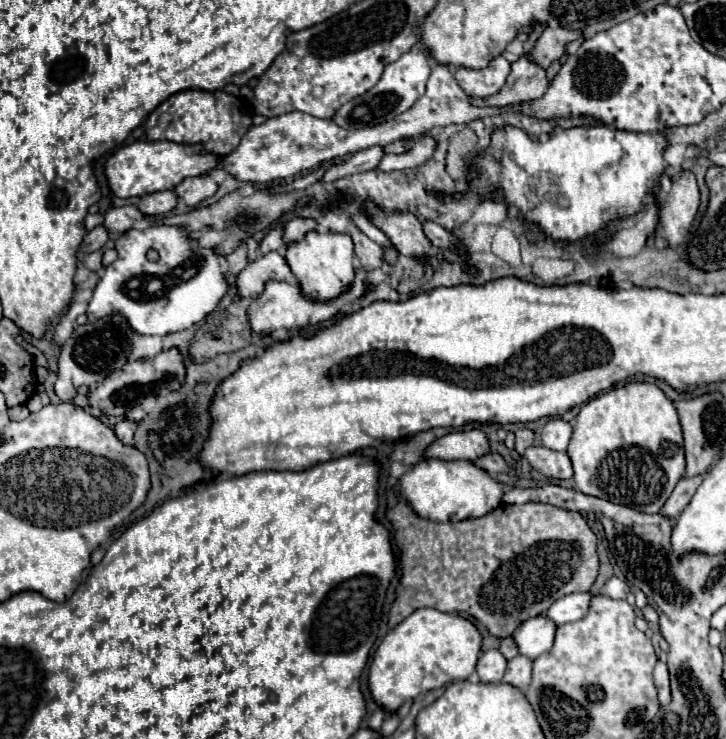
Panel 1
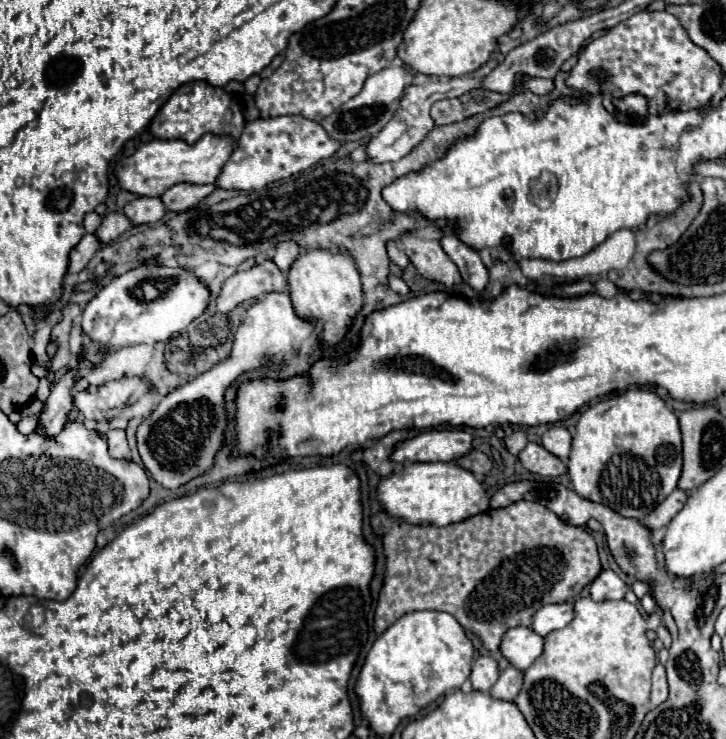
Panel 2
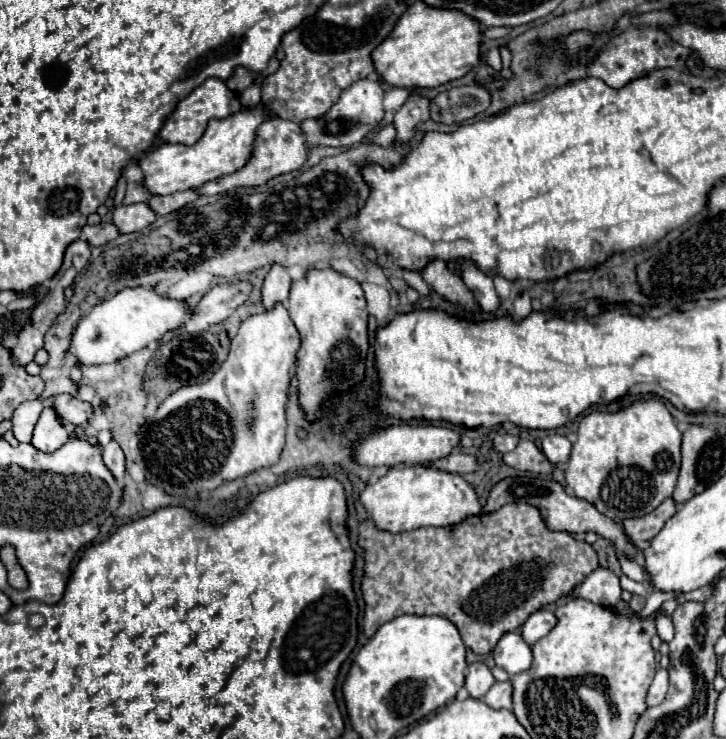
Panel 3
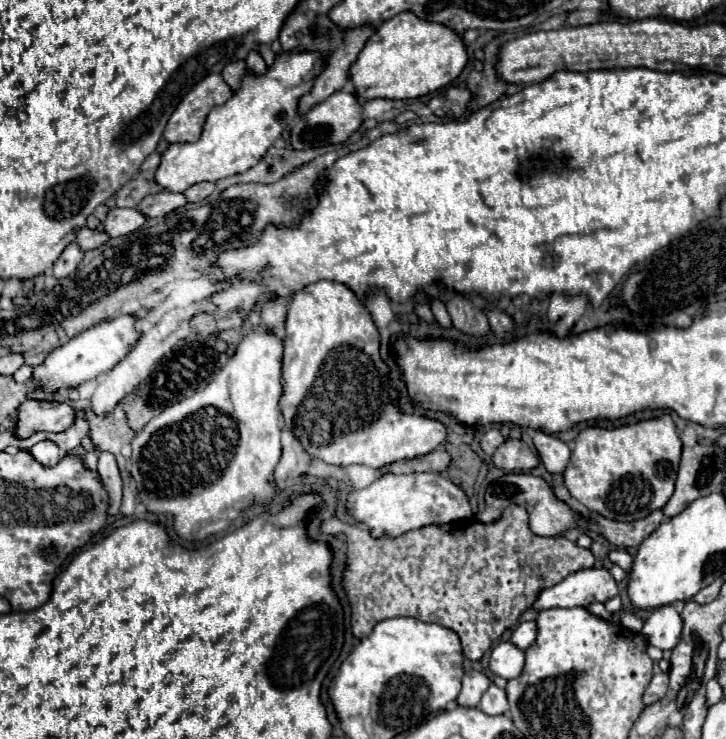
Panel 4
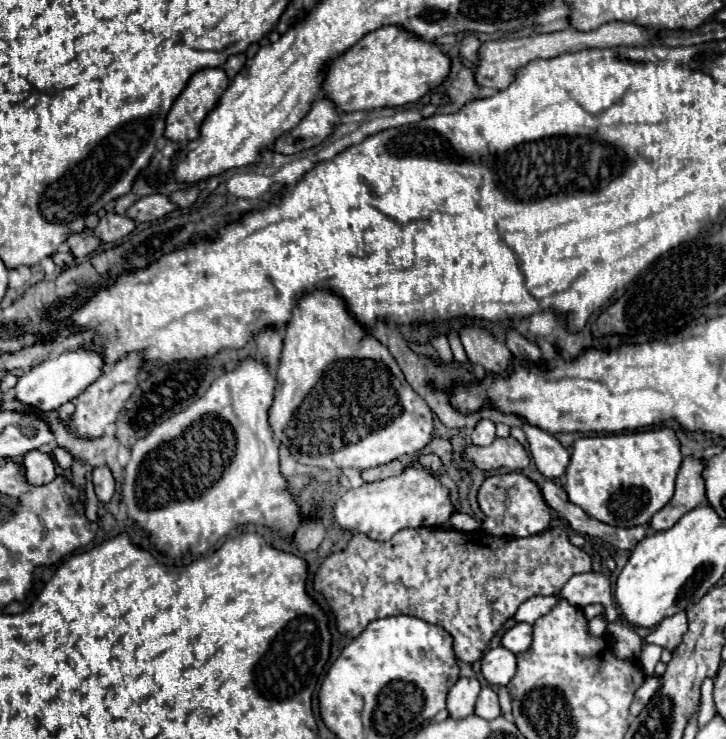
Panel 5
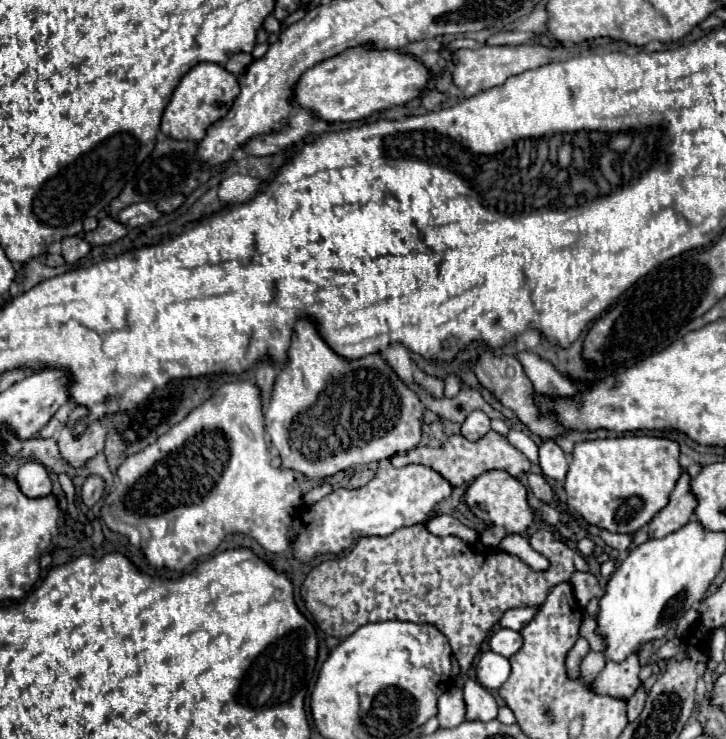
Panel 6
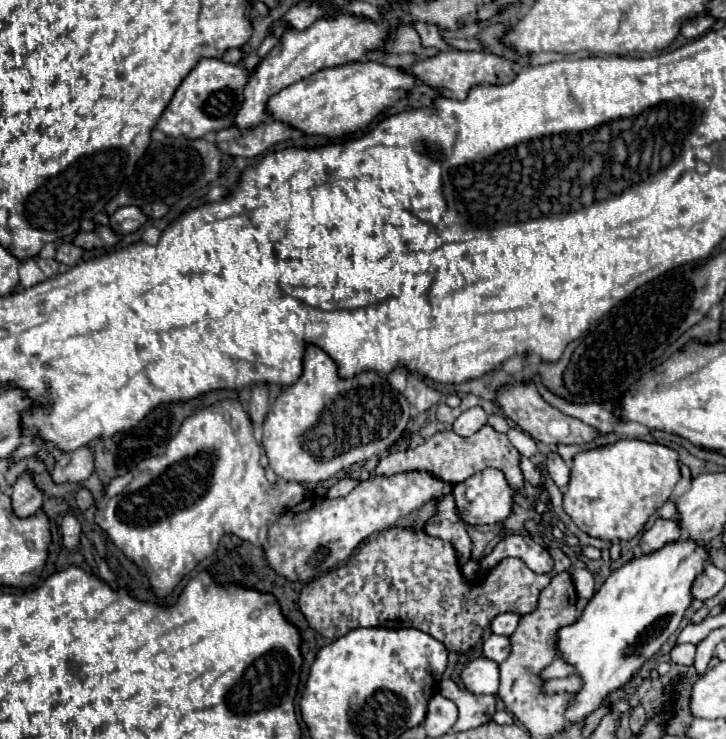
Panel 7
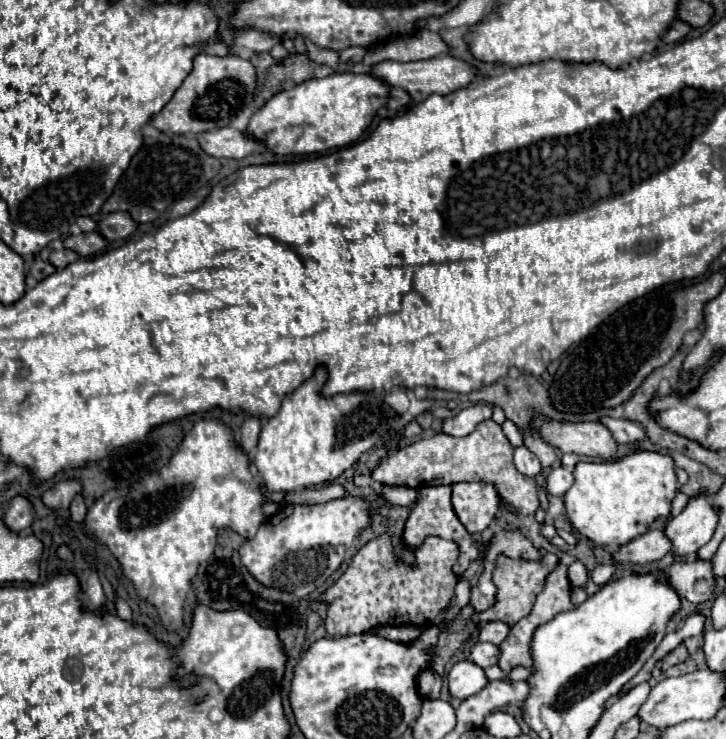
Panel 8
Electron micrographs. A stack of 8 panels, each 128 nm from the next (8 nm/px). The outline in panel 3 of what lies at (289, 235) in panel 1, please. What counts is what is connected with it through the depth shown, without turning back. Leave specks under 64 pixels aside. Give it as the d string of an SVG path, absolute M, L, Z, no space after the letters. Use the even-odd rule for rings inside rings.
M270 268L262 284L262 304L266 310L272 310L276 304L284 304L290 292L290 276L286 268Z

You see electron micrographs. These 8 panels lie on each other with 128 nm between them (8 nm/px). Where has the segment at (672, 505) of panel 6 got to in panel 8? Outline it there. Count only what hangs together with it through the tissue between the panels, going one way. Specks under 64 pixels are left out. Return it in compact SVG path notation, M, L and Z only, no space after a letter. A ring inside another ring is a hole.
M648 530L646 534L634 538L626 546L620 546L612 552L612 560L618 564L650 564L658 562L670 552L668 538L662 530Z

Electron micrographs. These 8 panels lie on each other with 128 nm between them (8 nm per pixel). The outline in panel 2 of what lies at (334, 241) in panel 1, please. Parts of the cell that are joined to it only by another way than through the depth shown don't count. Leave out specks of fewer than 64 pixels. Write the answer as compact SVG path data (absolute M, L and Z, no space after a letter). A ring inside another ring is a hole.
M302 252L288 272L288 286L296 314L304 320L322 322L318 332L320 346L340 344L362 308L362 286L354 260L346 252Z

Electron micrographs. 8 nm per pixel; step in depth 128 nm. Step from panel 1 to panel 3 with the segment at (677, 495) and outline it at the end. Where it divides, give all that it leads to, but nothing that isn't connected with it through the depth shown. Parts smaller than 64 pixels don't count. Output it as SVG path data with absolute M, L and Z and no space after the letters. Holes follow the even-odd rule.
M668 498L654 512L646 514L642 518L622 520L624 534L632 542L636 542L636 540L652 540L652 536L656 536L660 532L660 528L666 524L666 520L670 516L674 516L674 512L676 512L676 502L672 498Z

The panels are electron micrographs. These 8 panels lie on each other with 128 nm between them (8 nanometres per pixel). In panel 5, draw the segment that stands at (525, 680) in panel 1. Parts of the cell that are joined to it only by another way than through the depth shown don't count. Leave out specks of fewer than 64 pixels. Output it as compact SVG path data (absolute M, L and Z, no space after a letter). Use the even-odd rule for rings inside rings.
M486 686L480 690L478 698L476 698L476 706L474 706L474 714L484 718L484 720L494 720L500 716L500 706L498 706L498 694Z

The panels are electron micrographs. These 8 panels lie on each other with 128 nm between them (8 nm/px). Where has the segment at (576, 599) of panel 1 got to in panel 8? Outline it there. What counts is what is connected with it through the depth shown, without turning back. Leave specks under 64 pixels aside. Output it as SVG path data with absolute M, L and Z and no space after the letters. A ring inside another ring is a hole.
M474 644L470 648L470 654L468 654L468 660L474 662L476 666L480 668L488 668L488 666L494 666L498 664L498 646L494 644Z

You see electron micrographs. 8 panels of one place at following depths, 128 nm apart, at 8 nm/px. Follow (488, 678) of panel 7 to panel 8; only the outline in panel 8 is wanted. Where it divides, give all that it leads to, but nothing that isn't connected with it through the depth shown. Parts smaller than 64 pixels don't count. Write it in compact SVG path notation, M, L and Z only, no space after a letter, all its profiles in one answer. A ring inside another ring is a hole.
M468 660L454 664L448 672L448 692L460 700L466 700L472 694L480 692L484 684L488 684L484 670Z

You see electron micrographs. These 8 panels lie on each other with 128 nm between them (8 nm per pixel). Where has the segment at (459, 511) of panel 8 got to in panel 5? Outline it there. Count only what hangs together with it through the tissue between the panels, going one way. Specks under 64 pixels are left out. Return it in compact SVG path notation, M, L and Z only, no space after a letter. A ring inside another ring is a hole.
M518 472L488 476L478 490L478 504L486 516L482 530L490 536L508 536L508 538L510 536L524 538L528 534L534 536L546 530L552 520L552 512L544 504L544 498L540 496L540 488Z

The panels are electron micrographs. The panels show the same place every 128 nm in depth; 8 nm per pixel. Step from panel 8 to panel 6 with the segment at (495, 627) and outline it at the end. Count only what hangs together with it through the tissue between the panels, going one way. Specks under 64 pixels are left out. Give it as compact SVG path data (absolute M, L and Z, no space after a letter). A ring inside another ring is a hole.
M514 608L504 612L504 616L500 618L500 626L502 628L510 628L510 630L520 630L524 628L524 624L528 624L528 620L532 620L532 616L536 614L536 608Z

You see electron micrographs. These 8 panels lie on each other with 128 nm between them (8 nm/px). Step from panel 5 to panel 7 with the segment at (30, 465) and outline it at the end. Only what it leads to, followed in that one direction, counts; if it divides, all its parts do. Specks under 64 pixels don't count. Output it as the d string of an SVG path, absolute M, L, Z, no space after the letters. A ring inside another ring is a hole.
M28 472L16 480L16 484L12 486L10 498L12 498L12 510L18 518L28 518L28 516L36 514L44 502L42 492L34 486L32 474L28 474Z

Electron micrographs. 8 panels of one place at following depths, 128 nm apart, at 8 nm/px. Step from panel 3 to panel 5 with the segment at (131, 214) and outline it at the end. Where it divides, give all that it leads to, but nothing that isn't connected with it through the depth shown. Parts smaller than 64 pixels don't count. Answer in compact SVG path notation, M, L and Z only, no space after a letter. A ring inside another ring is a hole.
M106 214L100 218L100 224L94 228L94 236L100 238L102 242L116 242L130 234L134 230L134 222L128 220L128 216L118 216L118 214Z

